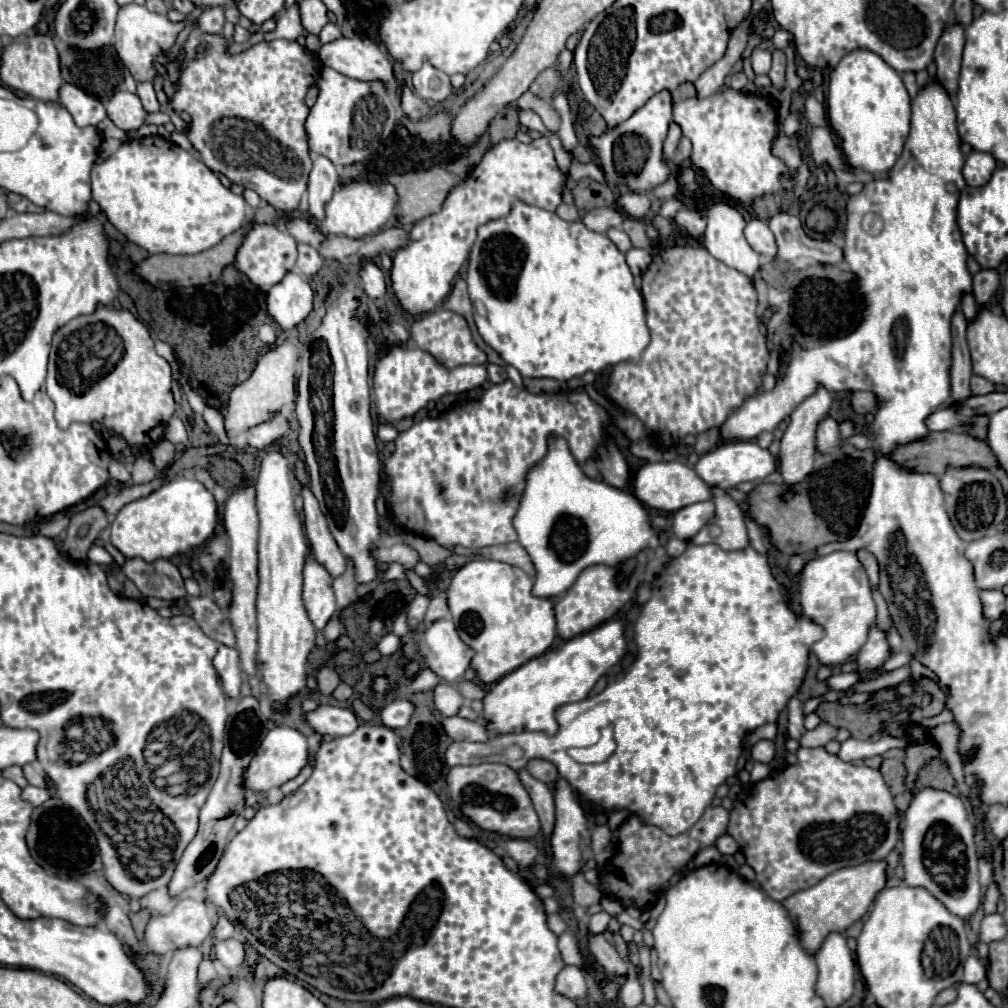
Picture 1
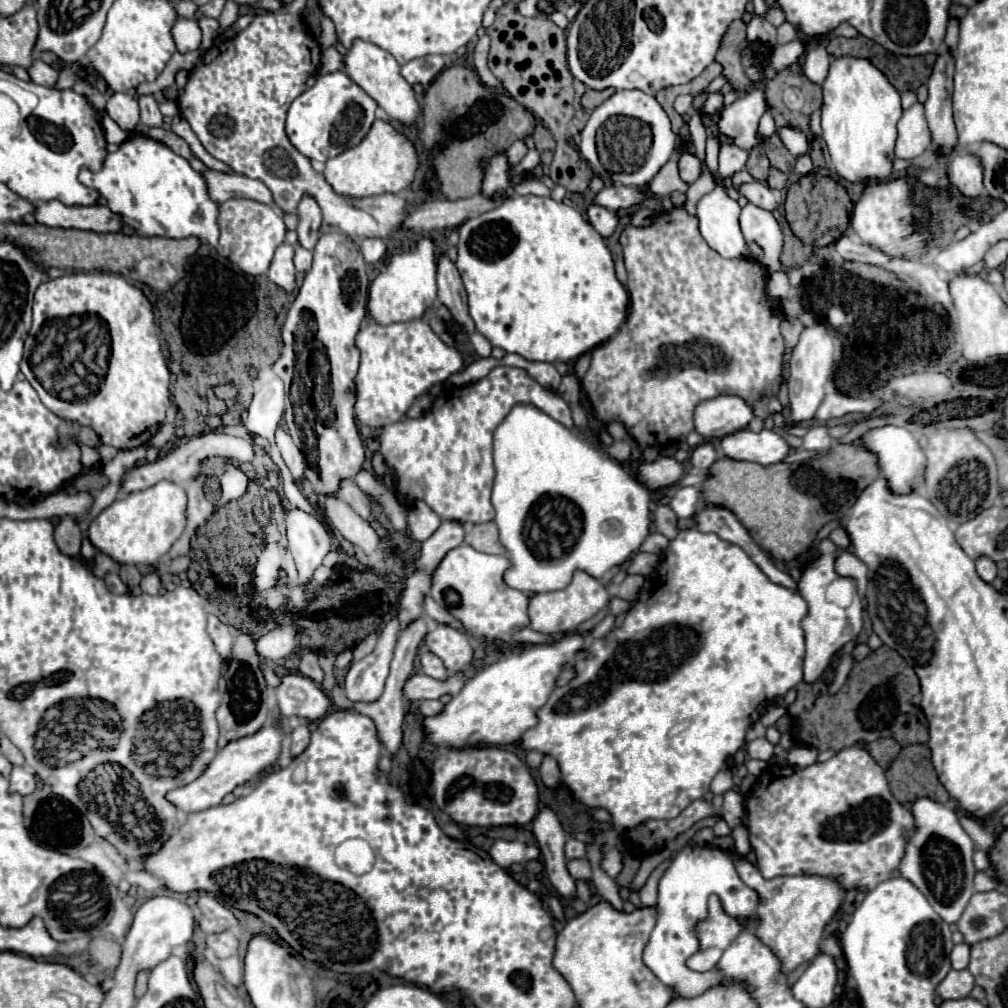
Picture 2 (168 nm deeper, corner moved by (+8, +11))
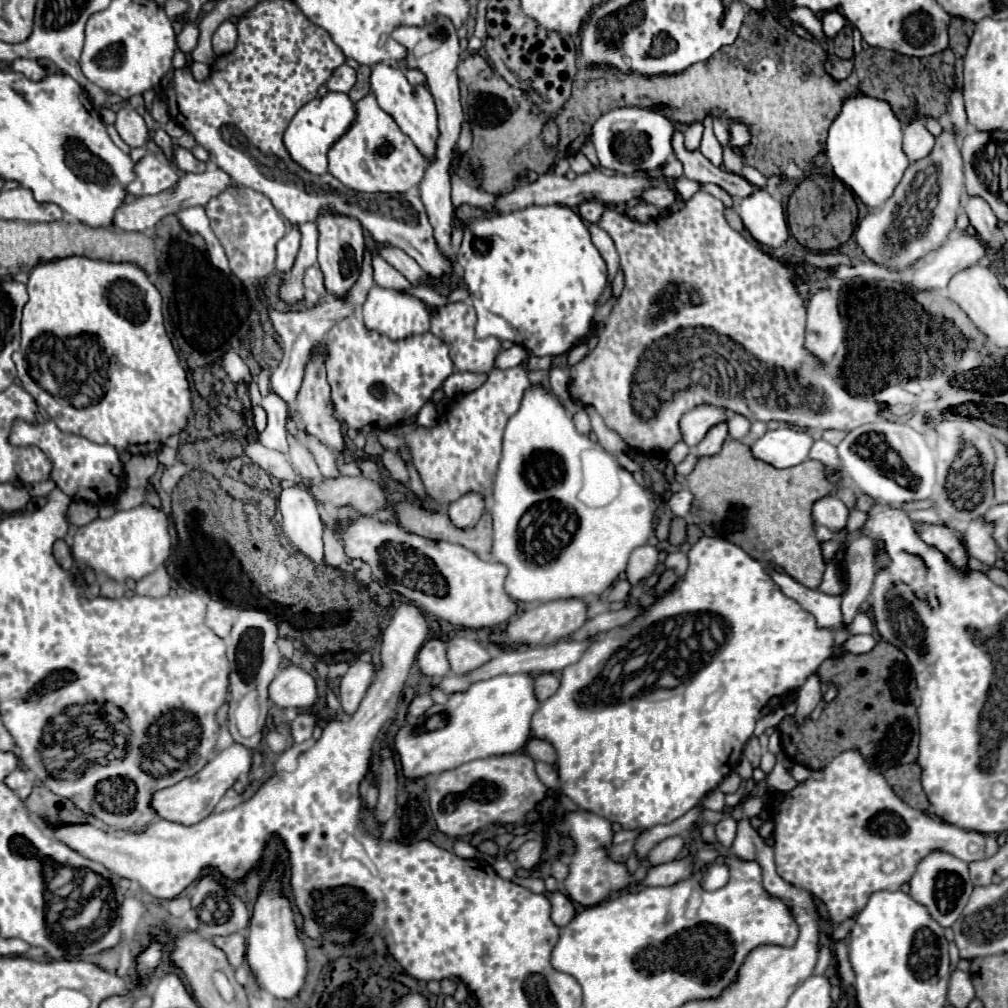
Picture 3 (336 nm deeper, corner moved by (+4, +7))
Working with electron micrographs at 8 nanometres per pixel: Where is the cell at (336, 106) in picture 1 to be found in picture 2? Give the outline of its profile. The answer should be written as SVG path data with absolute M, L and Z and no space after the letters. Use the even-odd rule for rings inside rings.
M337 71L319 75L315 85L291 103L285 133L297 151L301 151L311 161L325 163L327 159L361 143L375 119L375 107L377 103L345 73Z

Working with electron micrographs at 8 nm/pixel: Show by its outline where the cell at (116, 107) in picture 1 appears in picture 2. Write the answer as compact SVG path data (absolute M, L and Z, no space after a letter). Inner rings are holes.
M113 93L105 111L123 131L133 131L139 125L139 105L129 93Z

